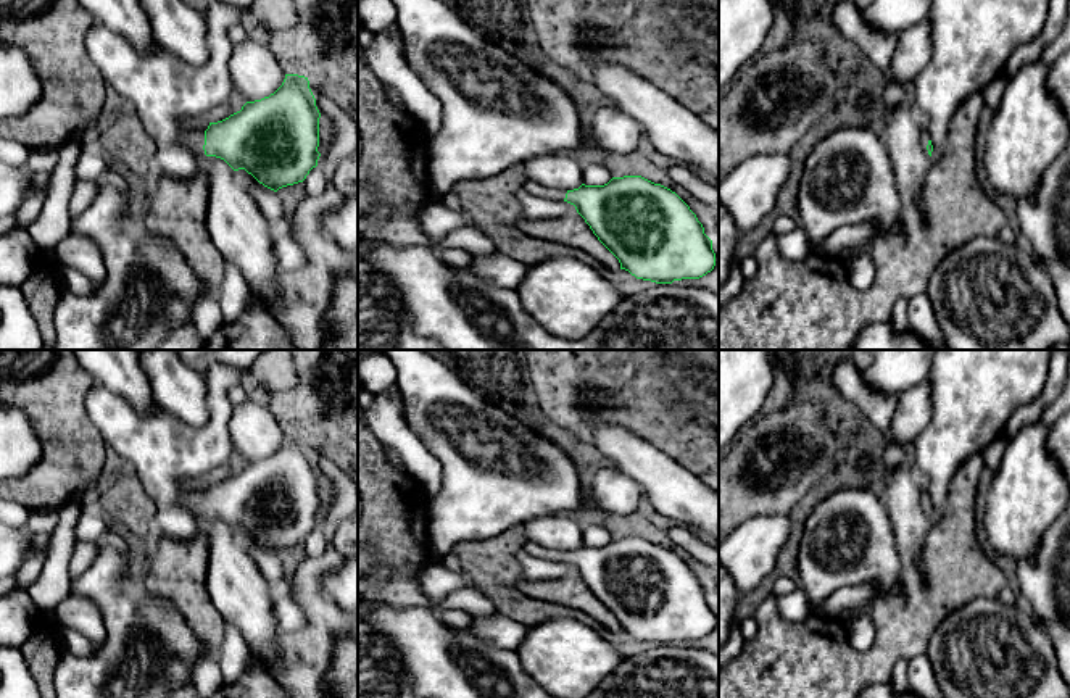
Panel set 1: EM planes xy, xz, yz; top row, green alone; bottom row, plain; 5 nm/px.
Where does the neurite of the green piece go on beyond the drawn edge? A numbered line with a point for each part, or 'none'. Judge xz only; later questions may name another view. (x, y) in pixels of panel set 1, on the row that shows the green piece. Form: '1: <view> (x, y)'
1: xz (535, 189)

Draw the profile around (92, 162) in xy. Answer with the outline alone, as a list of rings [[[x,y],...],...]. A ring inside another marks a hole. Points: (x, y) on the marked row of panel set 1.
[[[84,147],[76,163],[76,177],[81,181],[100,182],[105,169],[111,164],[102,148]]]

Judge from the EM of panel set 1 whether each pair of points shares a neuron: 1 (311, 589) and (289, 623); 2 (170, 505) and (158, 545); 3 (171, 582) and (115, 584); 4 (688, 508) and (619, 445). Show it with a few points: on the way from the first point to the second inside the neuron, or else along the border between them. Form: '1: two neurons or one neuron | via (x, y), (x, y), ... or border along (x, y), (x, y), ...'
1: two neurons | border along (287, 584), (305, 624), (282, 634)
2: two neurons | border along (153, 529), (176, 539), (189, 539), (195, 532)
3: two neurons | border along (145, 590), (163, 597), (178, 611)
4: one neuron | via (671, 490), (637, 458)

